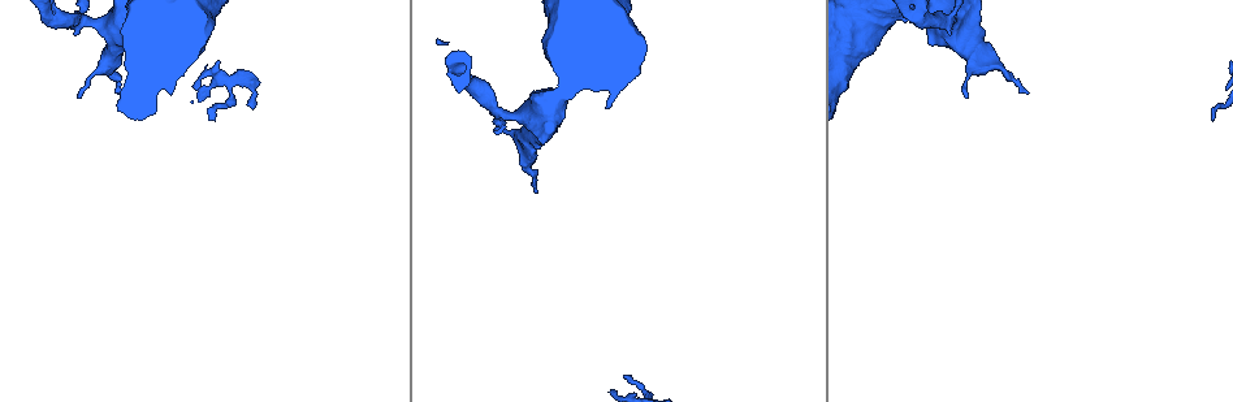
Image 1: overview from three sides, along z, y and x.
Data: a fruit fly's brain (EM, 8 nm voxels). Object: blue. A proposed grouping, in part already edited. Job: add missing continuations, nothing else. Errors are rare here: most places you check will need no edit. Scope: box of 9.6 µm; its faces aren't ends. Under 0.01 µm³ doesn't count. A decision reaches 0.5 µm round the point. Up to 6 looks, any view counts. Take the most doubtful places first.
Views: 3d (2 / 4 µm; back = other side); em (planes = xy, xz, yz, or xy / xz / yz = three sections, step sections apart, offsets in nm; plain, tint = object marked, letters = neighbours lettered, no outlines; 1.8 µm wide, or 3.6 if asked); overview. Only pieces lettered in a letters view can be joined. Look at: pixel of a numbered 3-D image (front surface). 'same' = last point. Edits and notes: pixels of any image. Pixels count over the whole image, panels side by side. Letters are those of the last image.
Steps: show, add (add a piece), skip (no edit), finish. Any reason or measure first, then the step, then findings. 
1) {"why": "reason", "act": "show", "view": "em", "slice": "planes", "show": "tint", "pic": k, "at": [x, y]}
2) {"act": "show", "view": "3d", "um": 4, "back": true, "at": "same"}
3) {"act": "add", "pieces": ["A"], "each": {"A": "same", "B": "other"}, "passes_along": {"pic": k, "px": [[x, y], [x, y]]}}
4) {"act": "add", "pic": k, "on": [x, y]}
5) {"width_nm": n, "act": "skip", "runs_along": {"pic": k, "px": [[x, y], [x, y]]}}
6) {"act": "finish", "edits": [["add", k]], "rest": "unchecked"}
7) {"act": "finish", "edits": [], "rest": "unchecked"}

{"why": "free end", "act": "show", "view": "3d", "um": 2, "back": true, "pic": 1, "at": [1029, 92]}

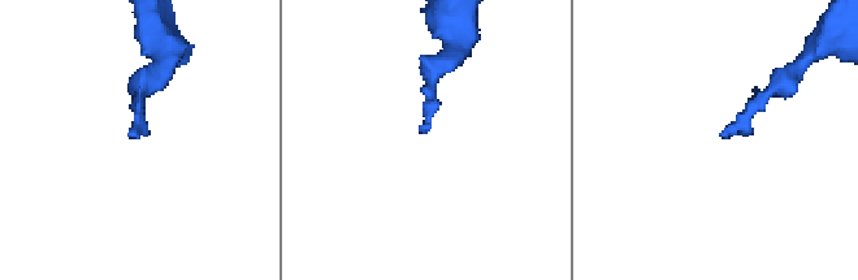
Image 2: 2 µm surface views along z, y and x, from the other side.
{"act": "show", "view": "em", "slice": "planes", "show": "plain", "pic": 2, "at": [420, 128]}

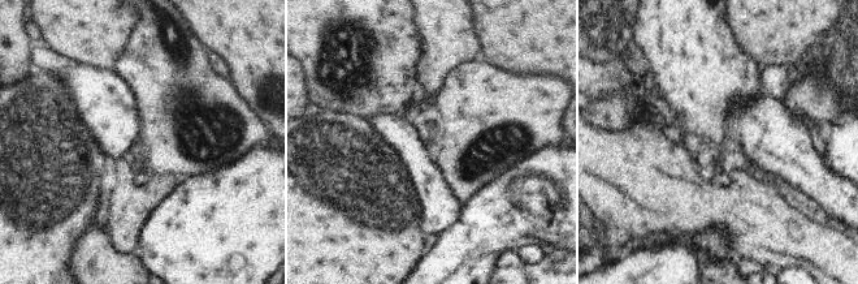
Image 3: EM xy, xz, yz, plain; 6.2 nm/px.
{"act": "show", "view": "em", "slice": "planes", "show": "letters", "at": "same"}

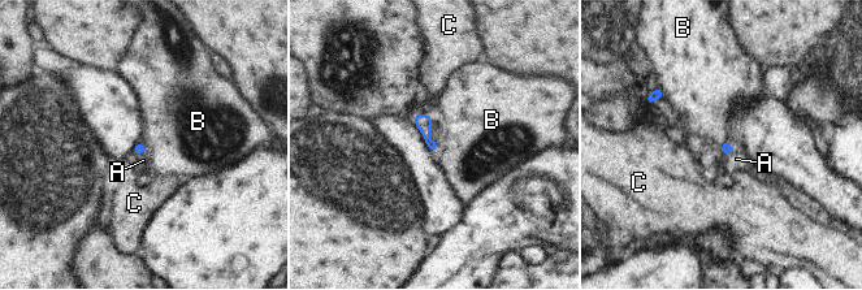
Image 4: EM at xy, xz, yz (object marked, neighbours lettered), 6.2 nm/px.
{"longest_contact_nm": ["B", 90], "act": "add", "pieces": ["A"], "each": {"A": "same", "B": "other", "C": "other"}, "found": "it goes on there"}

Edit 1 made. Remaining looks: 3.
{"why": "an open end", "act": "show", "view": "em", "slice": "planes", "show": "letters", "pic": 1, "at": [1212, 116]}

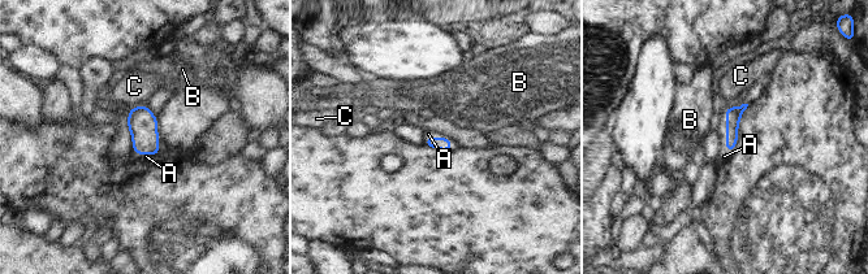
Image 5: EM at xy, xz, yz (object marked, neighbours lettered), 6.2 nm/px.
{"longest_contact_nm": ["A", 280], "act": "add", "pieces": ["A"], "each": {"A": "same", "B": "other", "C": "other"}, "passes_along": {"pic": 5, "px": [[733, 114], [726, 131], [724, 156]]}, "found": "the neuron continues"}

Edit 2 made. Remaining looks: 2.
{"why": "see it whole again", "act": "show", "view": "overview"}

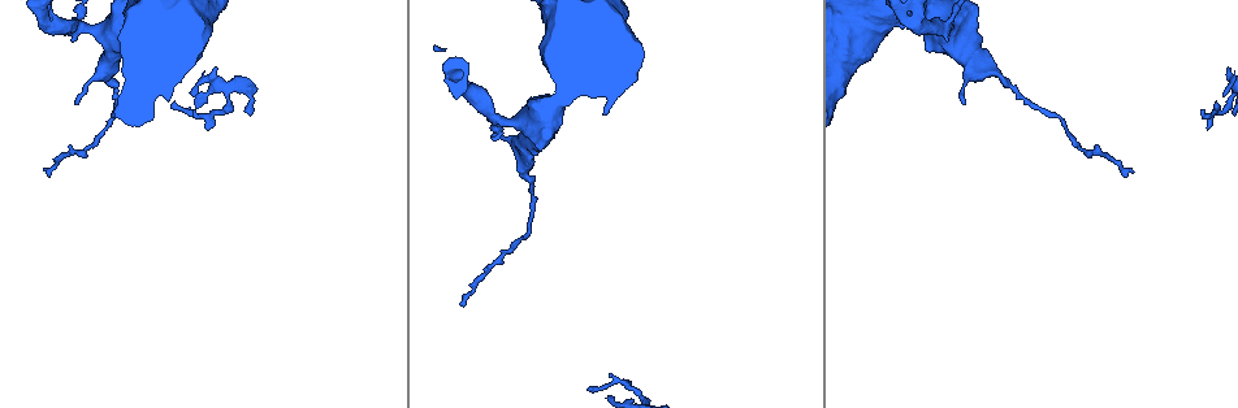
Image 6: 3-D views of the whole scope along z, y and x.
{"why": "an open end", "act": "show", "view": "em", "slice": "planes", "show": "letters", "pic": 6, "at": [1131, 168]}

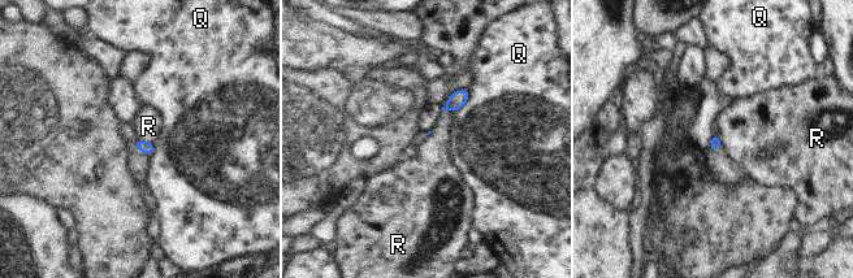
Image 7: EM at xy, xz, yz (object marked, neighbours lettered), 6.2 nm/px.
{"longest_contact_nm": ["Q", 160], "act": "skip", "each": {"Q": "other", "R": "other"}, "border": {"pic": 7, "px": [[446, 99], [445, 108], [458, 111]]}, "found": "none of them fits"}

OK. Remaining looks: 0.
{"act": "finish", "edits": [["add", 4], ["add", 5]], "rest": "unchecked"}

